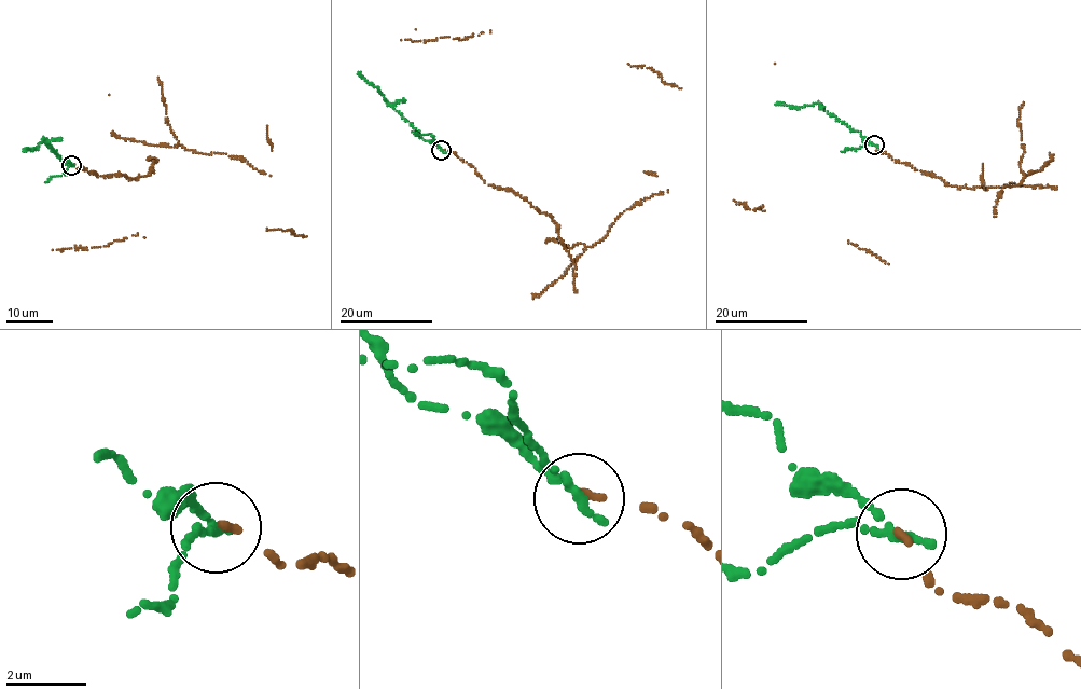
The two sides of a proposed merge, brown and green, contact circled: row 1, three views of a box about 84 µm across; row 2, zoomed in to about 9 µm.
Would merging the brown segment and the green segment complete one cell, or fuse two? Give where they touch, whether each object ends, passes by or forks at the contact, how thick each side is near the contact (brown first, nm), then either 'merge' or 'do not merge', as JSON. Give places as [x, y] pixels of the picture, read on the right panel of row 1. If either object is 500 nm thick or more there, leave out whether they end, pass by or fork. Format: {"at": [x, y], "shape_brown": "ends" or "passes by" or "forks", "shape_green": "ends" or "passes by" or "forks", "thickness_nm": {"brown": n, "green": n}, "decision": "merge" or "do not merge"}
{"at": [874, 145], "shape_brown": "ends", "shape_green": "passes by", "thickness_nm": {"brown": 160, "green": 240}, "decision": "merge"}

